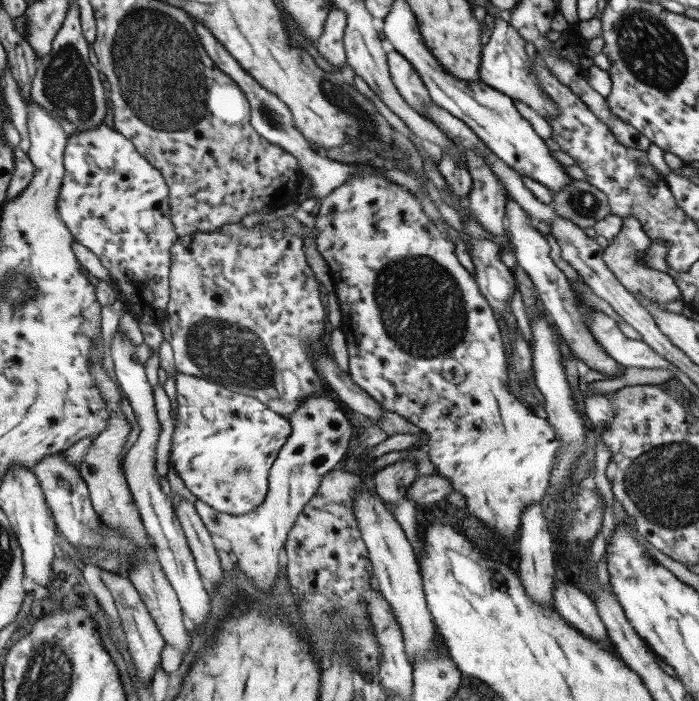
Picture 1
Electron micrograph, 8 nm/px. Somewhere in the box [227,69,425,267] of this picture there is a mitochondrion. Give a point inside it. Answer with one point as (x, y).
(337, 95)

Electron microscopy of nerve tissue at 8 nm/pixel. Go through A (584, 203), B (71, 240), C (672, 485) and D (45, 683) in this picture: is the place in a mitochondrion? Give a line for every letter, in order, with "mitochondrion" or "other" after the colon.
A: mitochondrion
B: other
C: mitochondrion
D: mitochondrion

